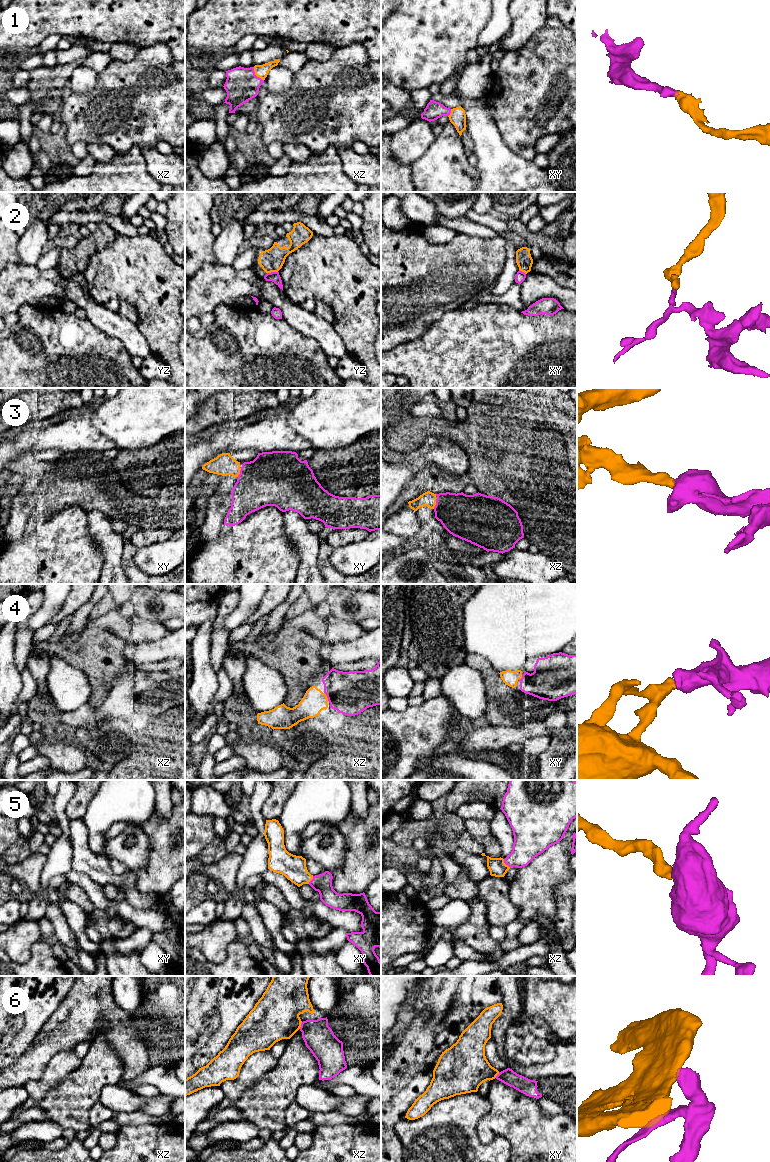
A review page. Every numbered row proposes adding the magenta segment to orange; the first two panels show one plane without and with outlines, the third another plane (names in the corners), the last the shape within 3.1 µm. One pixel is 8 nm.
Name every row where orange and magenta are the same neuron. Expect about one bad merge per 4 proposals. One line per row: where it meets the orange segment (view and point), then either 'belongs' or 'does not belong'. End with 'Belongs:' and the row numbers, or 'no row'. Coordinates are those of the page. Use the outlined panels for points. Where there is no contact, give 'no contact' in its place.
1: xz (256, 75) | belongs
2: yz (272, 271) | does not belong
3: xz (435, 504) | belongs
4: xz (326, 697) | belongs
5: xz (504, 863) | belongs
6: xz (300, 1025) | belongs
Belongs: 1, 3, 4, 5, 6

